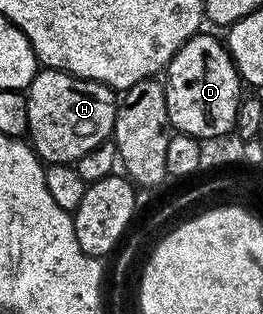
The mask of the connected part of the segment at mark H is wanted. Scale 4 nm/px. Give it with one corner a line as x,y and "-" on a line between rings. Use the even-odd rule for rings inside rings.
42,69
24,94
28,101
28,139
38,158
47,164
77,164
84,153
113,136
119,100
102,83
78,79
66,71

